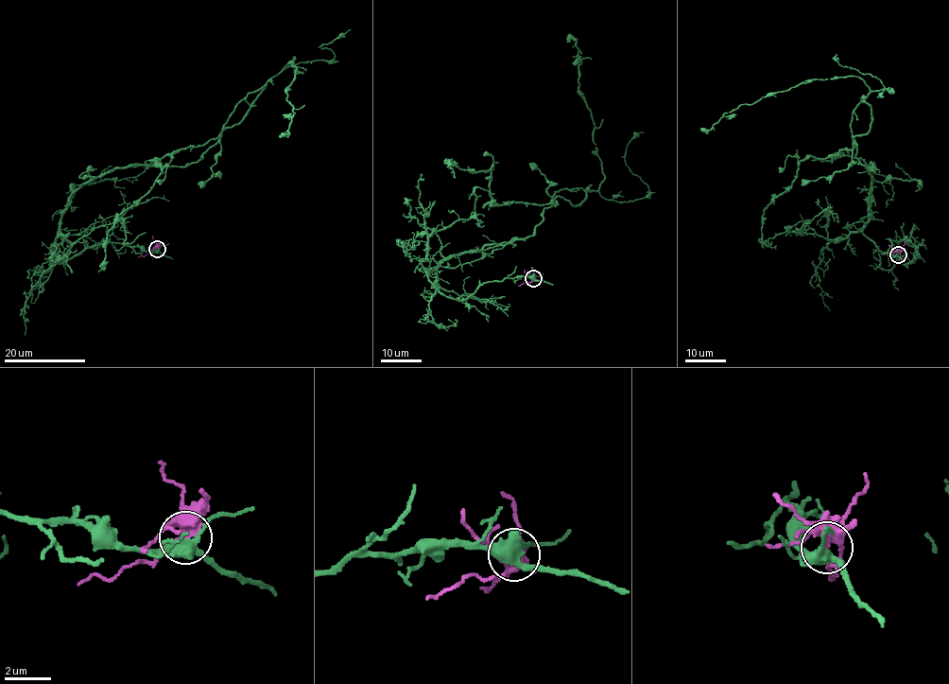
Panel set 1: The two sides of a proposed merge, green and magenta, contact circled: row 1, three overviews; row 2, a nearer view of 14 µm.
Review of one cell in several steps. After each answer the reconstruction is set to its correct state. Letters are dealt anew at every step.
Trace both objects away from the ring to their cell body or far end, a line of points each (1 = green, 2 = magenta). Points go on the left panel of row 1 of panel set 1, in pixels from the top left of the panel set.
1: (156, 249), (53, 254), (79, 187), (195, 163), (293, 57), (279, 137)
2: (156, 249), (138, 257)

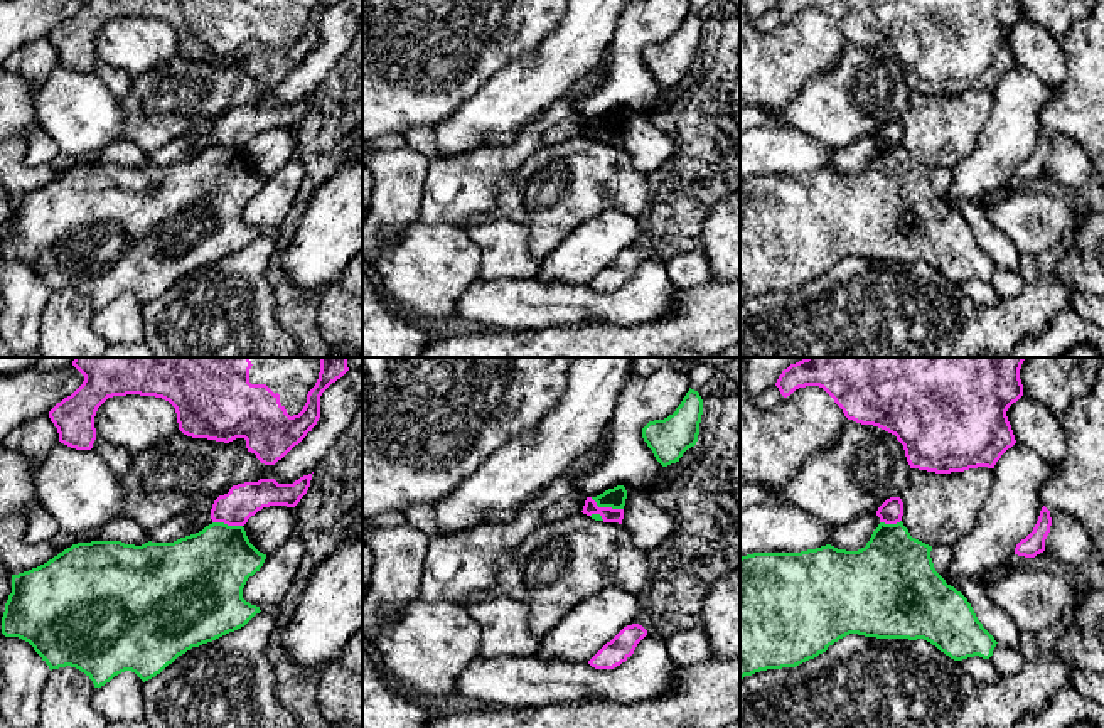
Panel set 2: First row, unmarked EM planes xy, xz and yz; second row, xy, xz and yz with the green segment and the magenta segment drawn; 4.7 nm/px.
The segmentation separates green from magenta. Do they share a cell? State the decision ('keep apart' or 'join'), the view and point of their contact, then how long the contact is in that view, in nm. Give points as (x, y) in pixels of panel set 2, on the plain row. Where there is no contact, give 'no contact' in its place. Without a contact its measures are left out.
keep apart; contact xz (607, 128); length 170 nm

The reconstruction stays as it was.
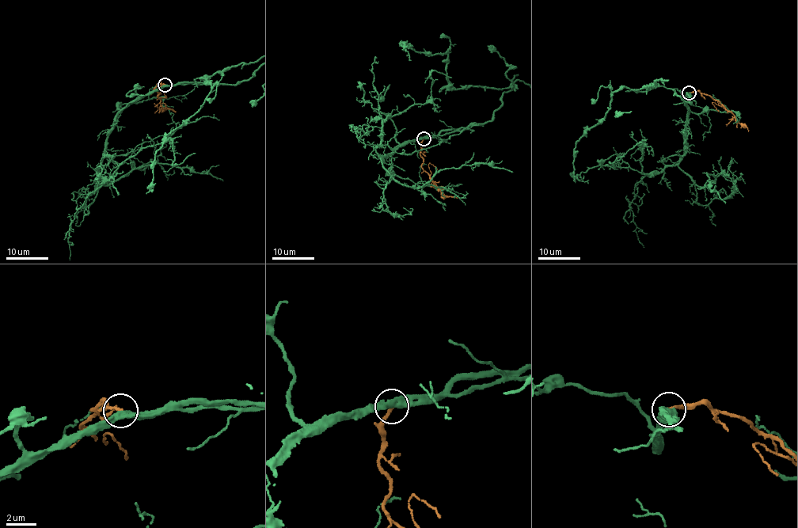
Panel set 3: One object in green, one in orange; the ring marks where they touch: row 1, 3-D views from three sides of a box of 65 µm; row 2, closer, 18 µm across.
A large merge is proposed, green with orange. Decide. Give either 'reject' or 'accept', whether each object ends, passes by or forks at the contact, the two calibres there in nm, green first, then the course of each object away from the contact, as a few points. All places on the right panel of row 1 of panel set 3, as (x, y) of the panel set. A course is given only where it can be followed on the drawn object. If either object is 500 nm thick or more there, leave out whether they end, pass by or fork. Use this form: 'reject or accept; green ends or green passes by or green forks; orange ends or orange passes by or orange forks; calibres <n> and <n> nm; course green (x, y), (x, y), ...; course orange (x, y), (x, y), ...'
reject; green passes by; orange ends; calibres 400 and 190 nm; course orange (689, 93), (699, 91), (710, 95), (748, 130)

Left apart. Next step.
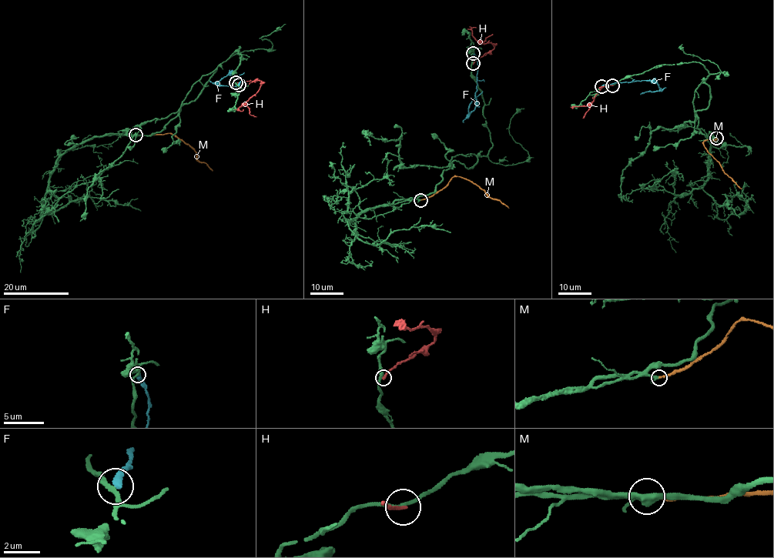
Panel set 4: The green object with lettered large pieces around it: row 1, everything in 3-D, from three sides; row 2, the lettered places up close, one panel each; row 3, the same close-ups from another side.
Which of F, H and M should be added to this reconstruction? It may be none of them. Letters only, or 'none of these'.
M

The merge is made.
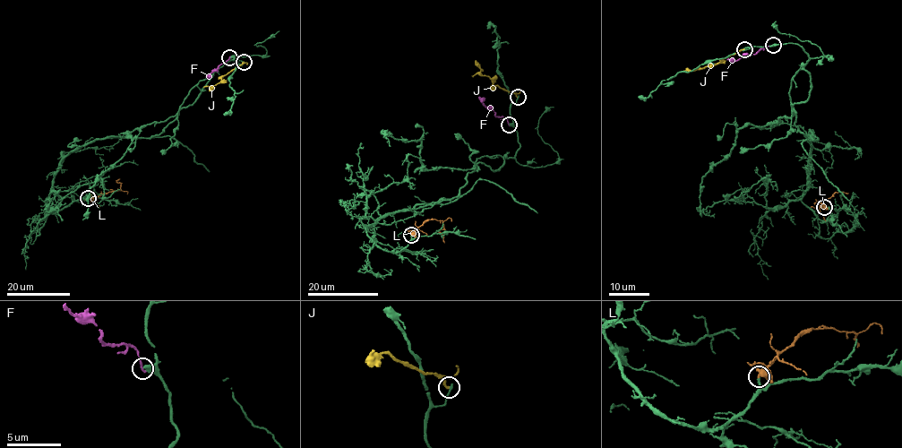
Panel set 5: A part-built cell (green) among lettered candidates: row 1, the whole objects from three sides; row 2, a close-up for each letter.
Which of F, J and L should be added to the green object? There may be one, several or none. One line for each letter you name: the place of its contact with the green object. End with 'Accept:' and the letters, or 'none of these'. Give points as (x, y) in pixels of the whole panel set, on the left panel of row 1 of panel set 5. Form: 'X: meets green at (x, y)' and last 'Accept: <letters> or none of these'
L: meets green at (88, 198)
Accept: L

